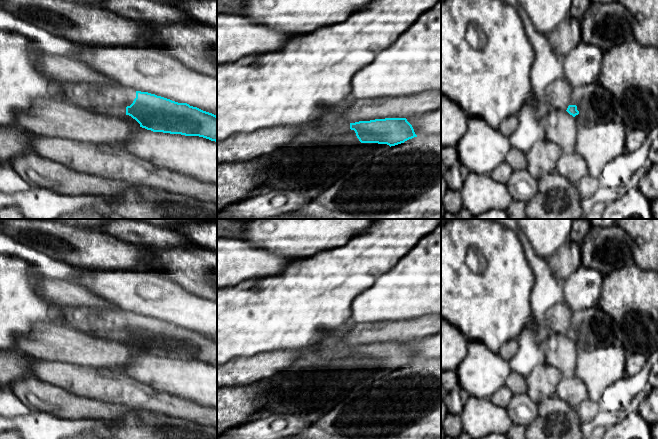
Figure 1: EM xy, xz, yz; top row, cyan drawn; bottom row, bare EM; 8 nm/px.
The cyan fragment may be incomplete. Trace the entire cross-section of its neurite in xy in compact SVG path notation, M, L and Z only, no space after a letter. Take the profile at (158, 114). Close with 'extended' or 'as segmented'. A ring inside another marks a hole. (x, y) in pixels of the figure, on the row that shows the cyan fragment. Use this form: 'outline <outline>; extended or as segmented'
outline M62 83L63 99L88 111L119 116L135 127L153 132L199 136L217 142L217 116L187 103L178 103L148 92L117 84L100 86L89 83Z; extended

